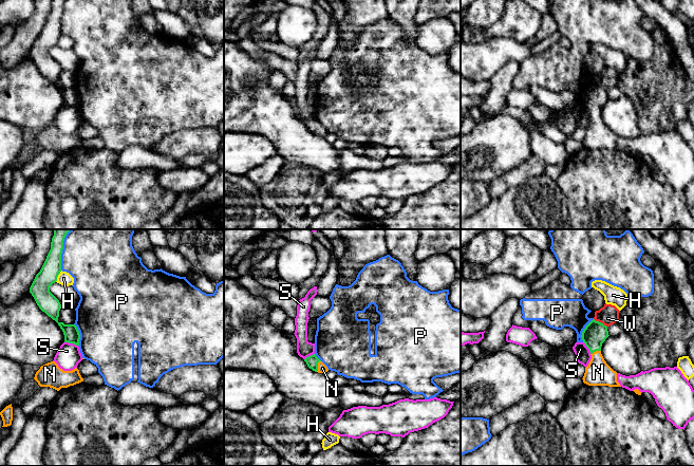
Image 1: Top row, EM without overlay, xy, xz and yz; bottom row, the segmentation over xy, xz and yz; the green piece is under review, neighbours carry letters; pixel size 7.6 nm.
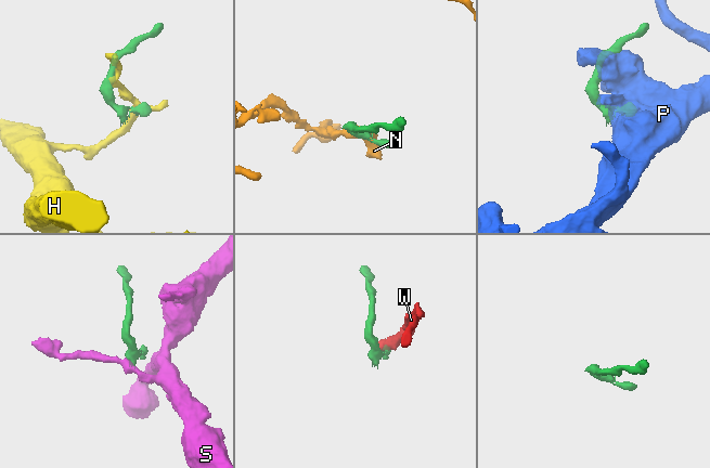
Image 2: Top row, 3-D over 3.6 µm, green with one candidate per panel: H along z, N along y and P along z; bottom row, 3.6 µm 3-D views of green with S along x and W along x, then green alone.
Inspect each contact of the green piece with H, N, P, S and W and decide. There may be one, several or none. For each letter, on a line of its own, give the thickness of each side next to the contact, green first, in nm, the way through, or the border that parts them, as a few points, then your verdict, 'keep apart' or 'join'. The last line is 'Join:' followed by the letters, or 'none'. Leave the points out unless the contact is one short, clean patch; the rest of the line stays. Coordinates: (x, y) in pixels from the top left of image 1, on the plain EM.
H: 150 nm thick on the green side, 100 nm on the other; border along xy (61, 34), (55, 44); keep apart
N: 90 nm thick on the green side, 70 nm on the other; runs through xz (312, 125), (317, 129), (322, 131); join
P: 140 nm thick on the green side, 380 nm on the other; keep apart
S: 120 nm thick on the green side, 190 nm on the other; border along xy (64, 105), (77, 109); keep apart
W: 180 nm thick on the green side, 150 nm on the other; border along yz (594, 81), (606, 90); keep apart
Join: N

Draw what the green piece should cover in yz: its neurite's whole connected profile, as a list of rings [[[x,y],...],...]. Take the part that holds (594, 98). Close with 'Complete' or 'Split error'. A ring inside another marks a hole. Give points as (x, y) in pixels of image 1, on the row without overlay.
[[[595,82],[582,95],[582,104],[592,118],[582,142],[588,149],[621,150],[617,145],[617,135],[606,127],[601,117],[602,107],[608,99],[607,90]]]. Split error

